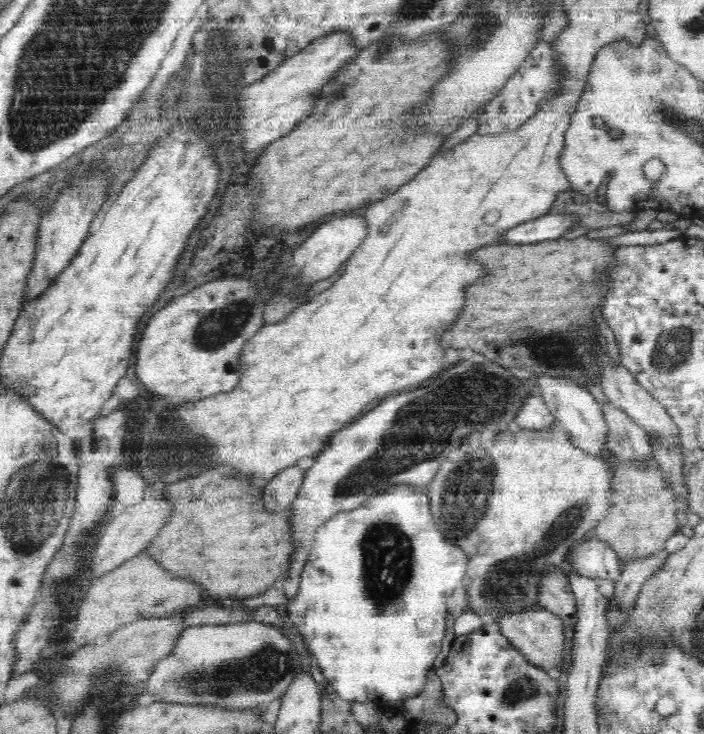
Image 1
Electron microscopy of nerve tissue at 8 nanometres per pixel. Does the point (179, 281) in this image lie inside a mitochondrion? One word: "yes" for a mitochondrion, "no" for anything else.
no

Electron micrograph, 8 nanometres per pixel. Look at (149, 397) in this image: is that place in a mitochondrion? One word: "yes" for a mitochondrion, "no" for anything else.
no

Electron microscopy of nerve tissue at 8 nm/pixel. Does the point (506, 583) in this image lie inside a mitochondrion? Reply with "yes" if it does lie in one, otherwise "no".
yes

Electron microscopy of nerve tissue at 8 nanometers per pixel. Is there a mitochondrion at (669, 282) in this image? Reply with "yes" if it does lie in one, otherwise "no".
no

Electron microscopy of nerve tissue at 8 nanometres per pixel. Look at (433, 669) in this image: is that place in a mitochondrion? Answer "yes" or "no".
no

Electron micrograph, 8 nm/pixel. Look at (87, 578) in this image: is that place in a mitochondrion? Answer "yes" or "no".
no

